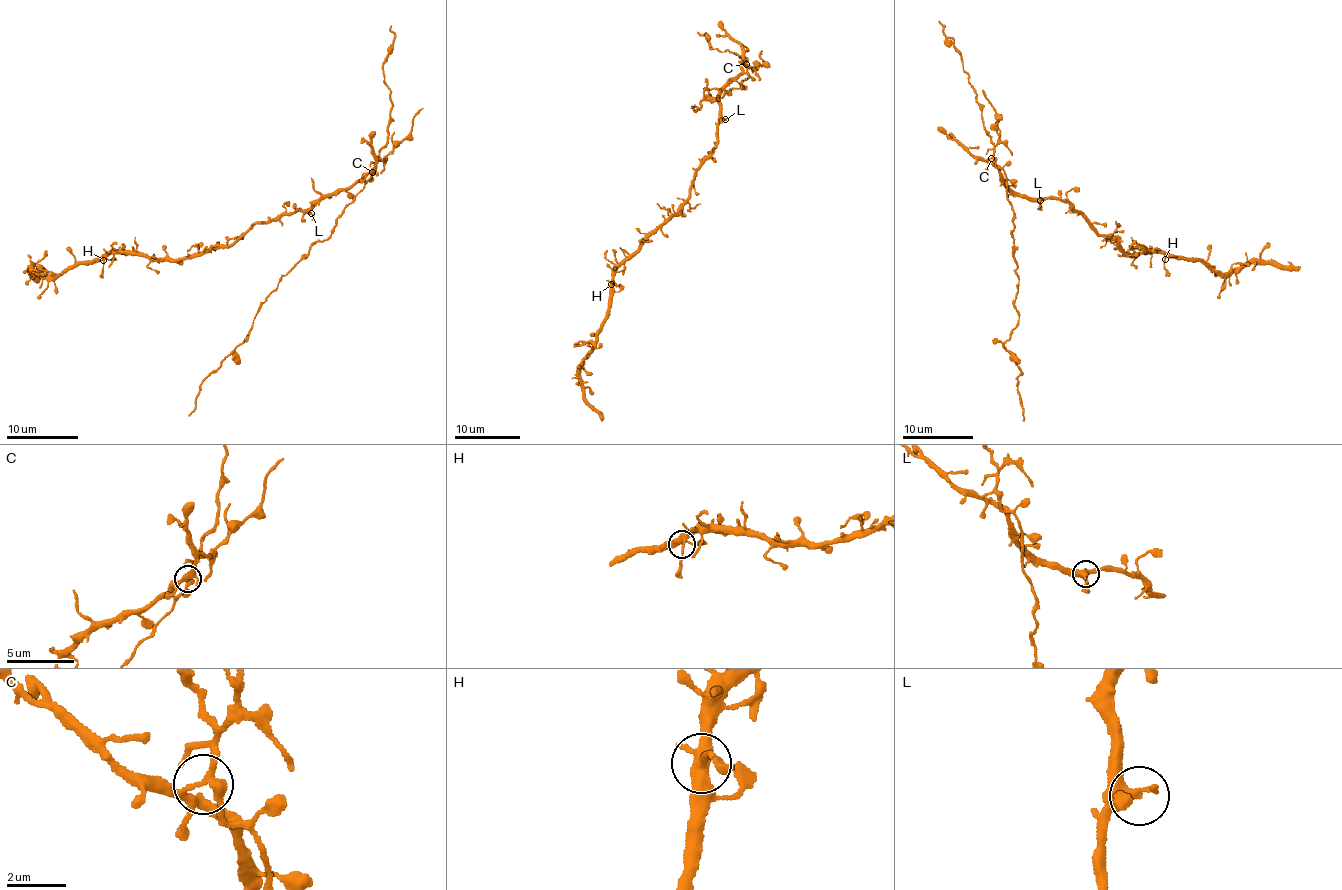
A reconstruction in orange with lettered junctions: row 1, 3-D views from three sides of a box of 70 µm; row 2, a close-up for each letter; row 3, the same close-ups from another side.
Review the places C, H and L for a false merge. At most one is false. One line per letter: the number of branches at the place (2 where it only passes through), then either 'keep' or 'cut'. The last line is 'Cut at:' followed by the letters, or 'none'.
C: branches 4; cut
H: branches 4; keep
L: branches 4; keep
Cut at: C

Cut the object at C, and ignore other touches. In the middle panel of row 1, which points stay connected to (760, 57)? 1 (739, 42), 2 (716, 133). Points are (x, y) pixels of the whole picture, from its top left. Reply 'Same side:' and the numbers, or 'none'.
Same side: none

